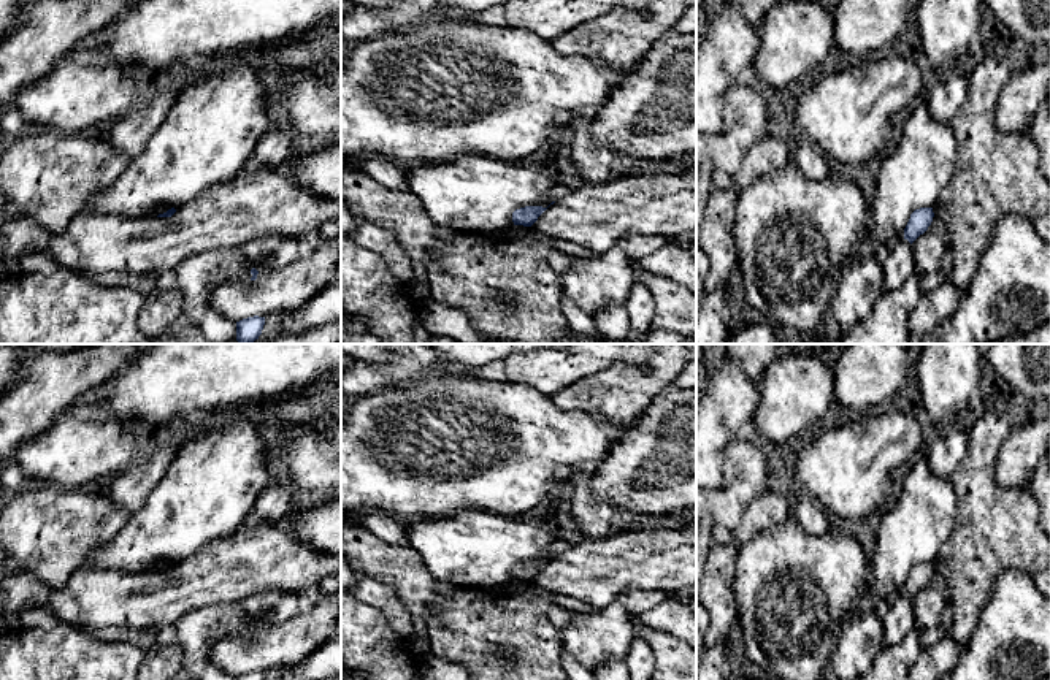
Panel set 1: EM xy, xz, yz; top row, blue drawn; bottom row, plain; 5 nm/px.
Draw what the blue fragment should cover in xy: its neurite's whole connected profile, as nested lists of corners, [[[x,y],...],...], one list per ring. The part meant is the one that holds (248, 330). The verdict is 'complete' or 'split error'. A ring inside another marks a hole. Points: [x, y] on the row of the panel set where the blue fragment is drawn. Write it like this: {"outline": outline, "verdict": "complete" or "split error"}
{"outline": [[[247,317],[236,322],[236,341],[240,344],[252,344],[262,334],[265,317]]], "verdict": "complete"}

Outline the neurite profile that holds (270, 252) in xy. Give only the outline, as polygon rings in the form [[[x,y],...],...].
[[[263,236],[243,247],[257,271],[279,271],[298,255],[298,239],[289,236]]]

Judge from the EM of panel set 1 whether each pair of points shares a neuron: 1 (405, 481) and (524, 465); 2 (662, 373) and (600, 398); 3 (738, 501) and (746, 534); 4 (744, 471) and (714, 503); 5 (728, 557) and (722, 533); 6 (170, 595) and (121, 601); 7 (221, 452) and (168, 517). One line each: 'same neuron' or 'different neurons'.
1: same neuron
2: same neuron
3: different neurons
4: same neuron
5: different neurons
6: same neuron
7: same neuron

